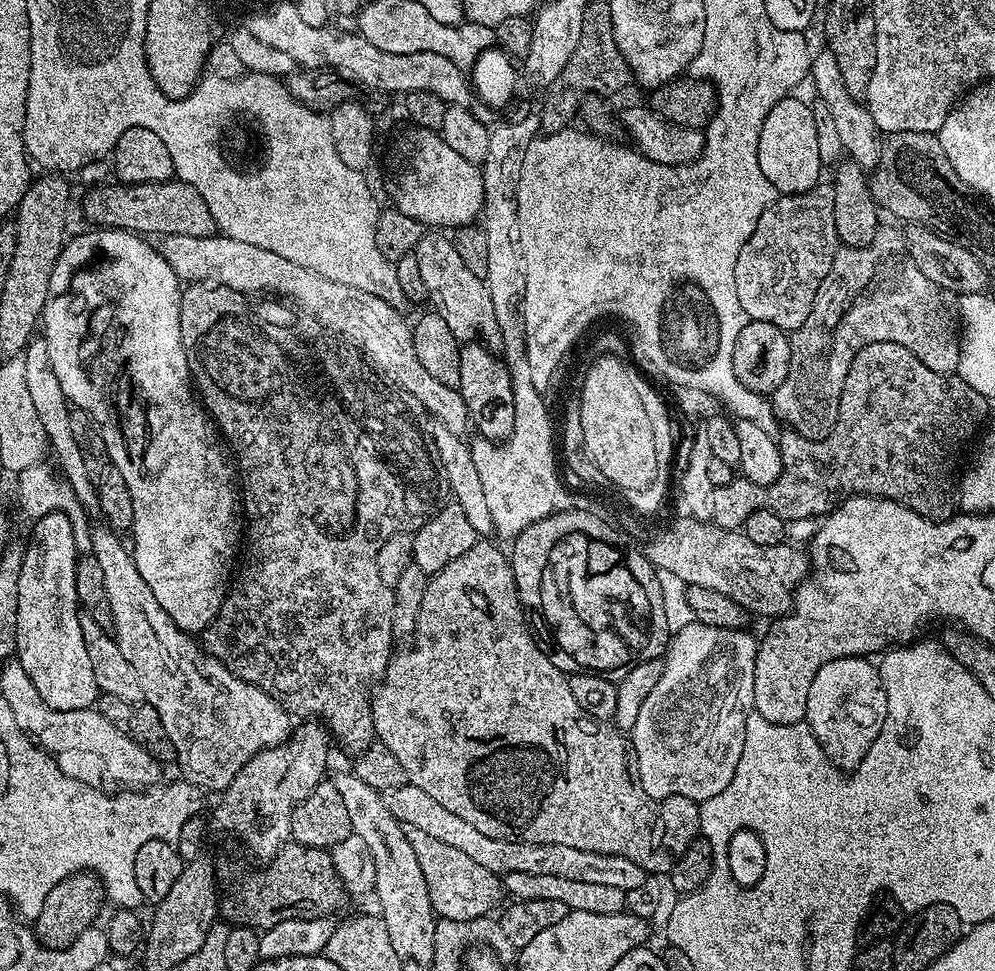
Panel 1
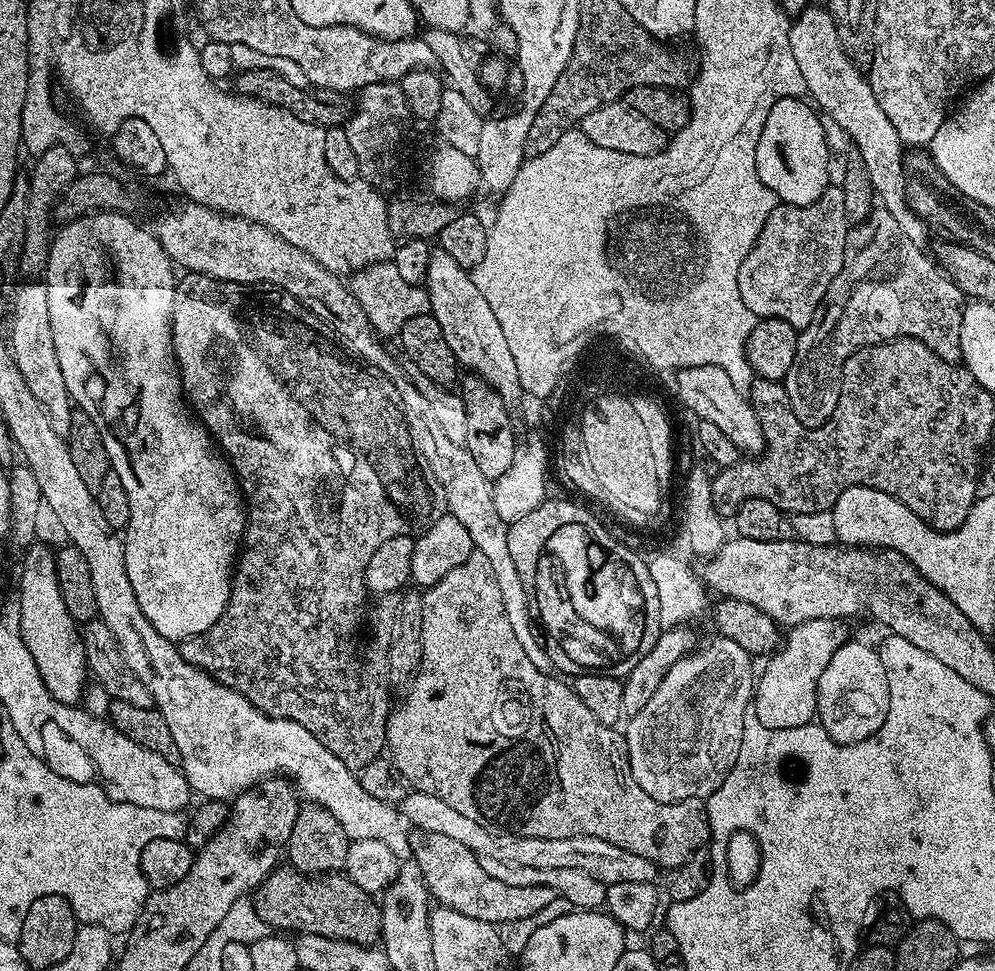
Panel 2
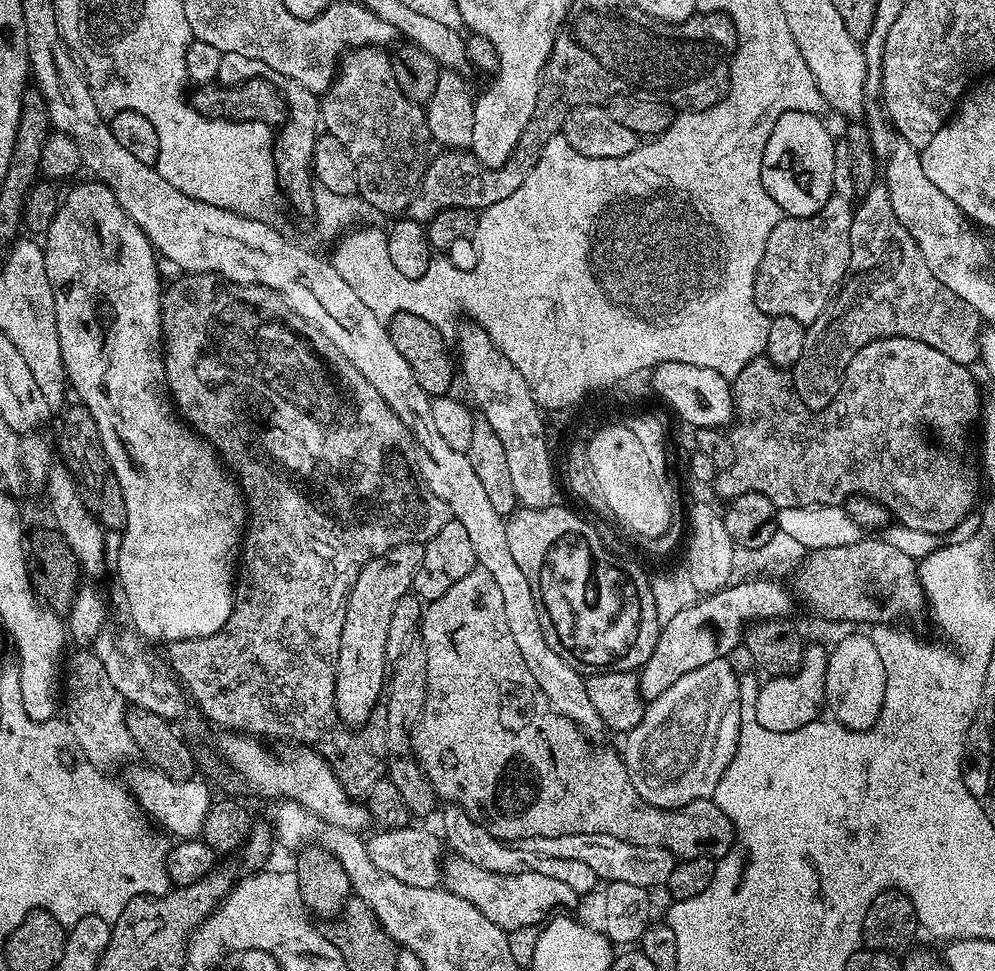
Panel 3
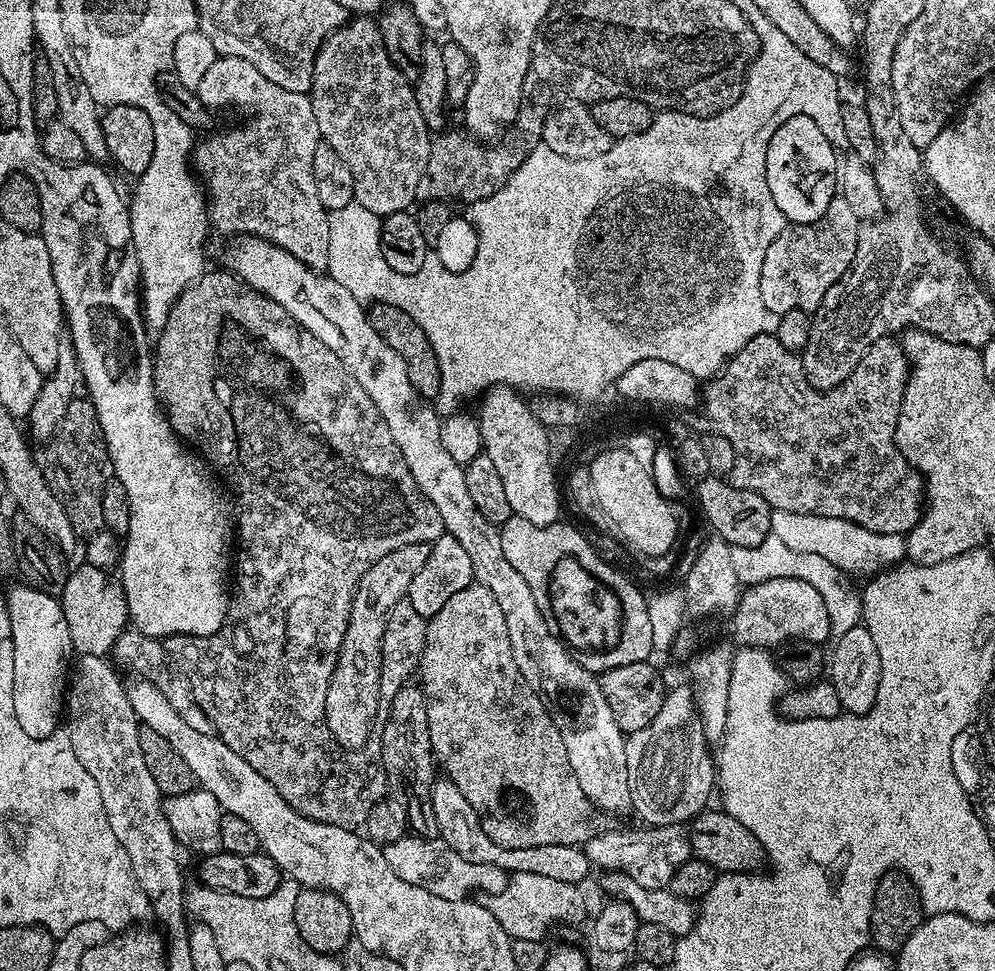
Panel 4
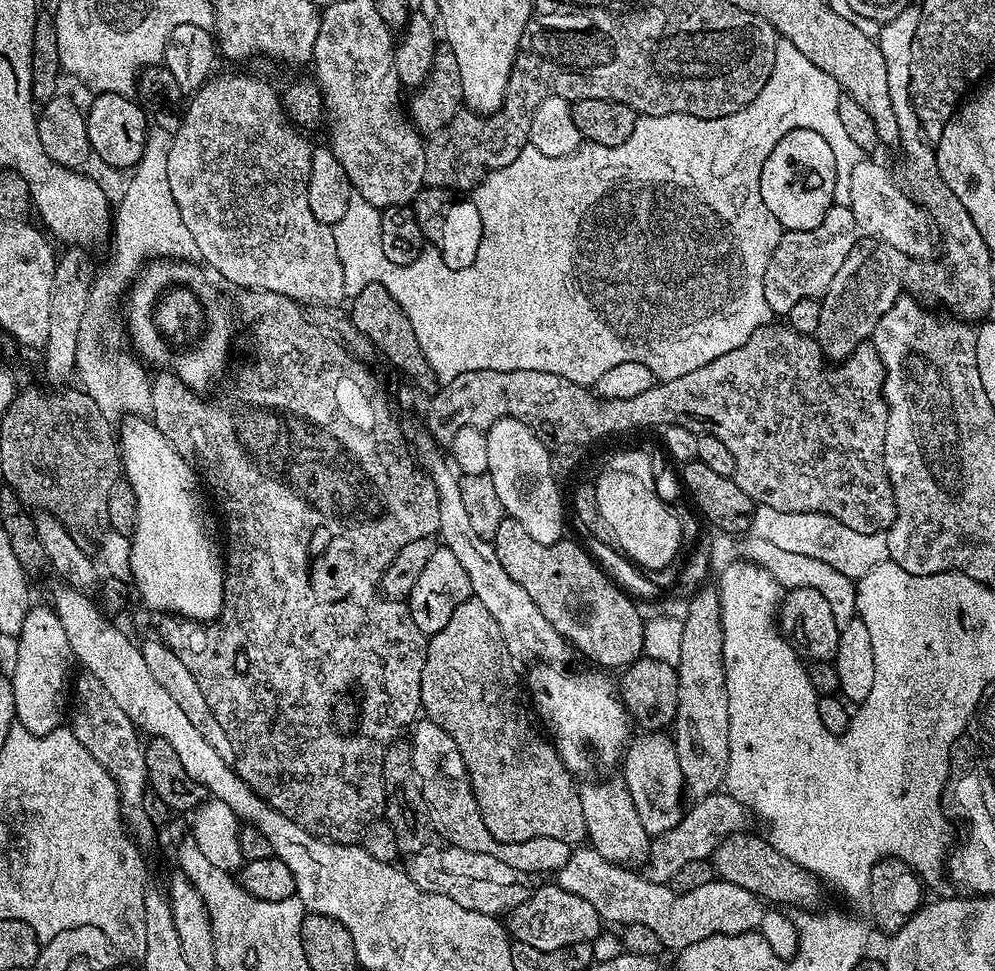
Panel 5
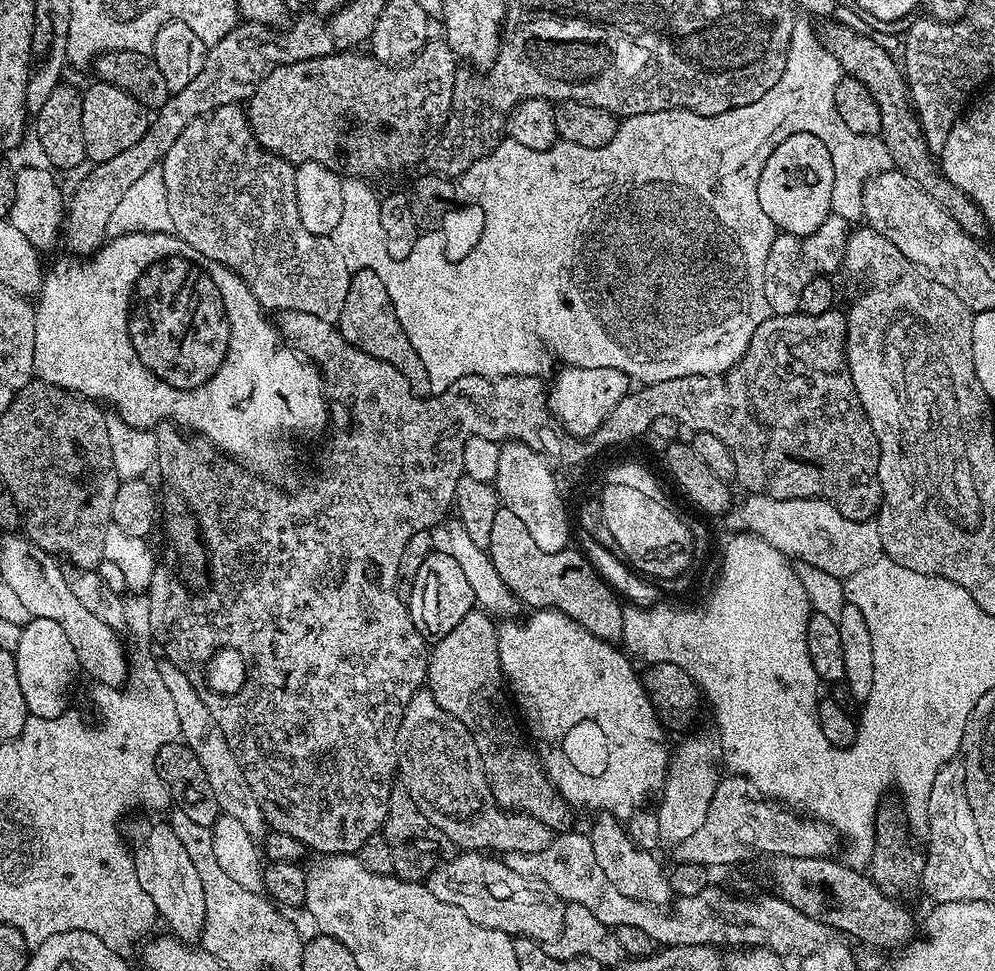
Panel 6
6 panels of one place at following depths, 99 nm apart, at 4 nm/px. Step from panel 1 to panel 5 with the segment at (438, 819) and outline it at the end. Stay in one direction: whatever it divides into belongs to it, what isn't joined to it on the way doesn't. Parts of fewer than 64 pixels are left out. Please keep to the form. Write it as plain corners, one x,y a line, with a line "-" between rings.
724,790
712,792
706,798
695,801
691,806
693,808
689,812
687,809
674,827
649,843
646,875
655,884
671,882
674,874
678,874
678,870
681,866
686,866
686,862
709,859
721,840
725,840
732,832
741,831
747,825
744,823
750,820
748,809

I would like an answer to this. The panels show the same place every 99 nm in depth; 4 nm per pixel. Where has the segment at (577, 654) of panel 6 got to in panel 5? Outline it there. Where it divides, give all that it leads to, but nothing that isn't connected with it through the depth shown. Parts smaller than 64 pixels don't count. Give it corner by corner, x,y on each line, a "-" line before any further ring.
537,663
529,668
532,669
526,672
527,691
528,688
532,691
532,700
541,718
548,723
550,739
568,771
579,774
592,772
596,767
612,768
615,764
617,767
630,740
630,717
620,701
613,677
611,680
608,677
611,675
600,670
564,672
568,670
551,664

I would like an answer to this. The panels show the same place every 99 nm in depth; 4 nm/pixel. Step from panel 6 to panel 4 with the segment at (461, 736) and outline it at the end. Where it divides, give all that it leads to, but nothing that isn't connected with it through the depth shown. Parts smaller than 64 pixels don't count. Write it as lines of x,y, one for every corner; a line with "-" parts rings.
447,778
433,779
430,789
432,794
432,809
436,819
436,832
439,839
445,840
450,846
450,850
458,850
466,862
475,864
485,864
486,866
498,866
503,872
522,874
543,874
546,878
555,878
558,882
570,882
577,886
583,885
583,880
590,873
590,865
583,847
580,846
530,846
529,848
507,848
498,846
482,830
478,814
470,802
466,802
466,797
462,790
452,780

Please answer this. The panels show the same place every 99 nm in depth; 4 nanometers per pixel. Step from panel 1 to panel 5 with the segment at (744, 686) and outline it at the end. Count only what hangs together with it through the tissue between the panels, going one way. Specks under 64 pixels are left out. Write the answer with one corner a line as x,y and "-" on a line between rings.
660,730
648,735
652,736
644,736
641,740
633,739
630,747
623,753
622,779
630,790
630,798
634,798
634,810
638,810
642,826
647,830
649,837
655,838
680,821
682,815
680,803
686,800
686,793
682,766
678,762
673,737

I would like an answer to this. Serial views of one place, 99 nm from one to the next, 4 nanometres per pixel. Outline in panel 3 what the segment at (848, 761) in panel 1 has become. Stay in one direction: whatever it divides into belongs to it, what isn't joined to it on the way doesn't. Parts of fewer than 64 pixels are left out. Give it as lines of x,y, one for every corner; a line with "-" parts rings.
856,630
853,636
844,636
836,645
831,645
828,654
828,669
826,670
826,694
824,703
831,719
842,727
853,732
861,732
867,728
872,728
874,722
879,718
880,711
884,705
884,695
886,694
886,674
884,673
884,663
882,658
878,658
878,650
874,647
871,635

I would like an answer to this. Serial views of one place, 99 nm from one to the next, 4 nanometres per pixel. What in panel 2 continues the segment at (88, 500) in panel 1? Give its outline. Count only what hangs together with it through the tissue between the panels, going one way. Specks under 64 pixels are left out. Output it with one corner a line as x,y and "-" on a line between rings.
24,282
20,289
15,289
12,300
12,340
10,347
30,394
38,398
38,406
46,410
50,426
58,434
67,437
70,430
70,418
74,411
72,395
66,390
66,378
62,378
62,366
58,366
58,354
54,347
54,334
50,330
50,298
46,298
46,286
42,282

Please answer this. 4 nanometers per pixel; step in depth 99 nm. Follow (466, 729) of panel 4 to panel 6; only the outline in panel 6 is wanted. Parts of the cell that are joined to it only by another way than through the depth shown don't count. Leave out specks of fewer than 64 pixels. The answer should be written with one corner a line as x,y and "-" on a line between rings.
483,610
468,612
466,618
462,618
450,634
446,634
446,638
431,645
426,688
432,693
434,702
446,710
446,714
458,718
458,722
472,731
490,790
503,808
530,814
530,818
546,822
546,826
550,826
556,834
573,827
572,805
560,797
544,773
535,747
526,739
517,717
512,717
504,709
506,681
504,671
500,669
498,624
489,613

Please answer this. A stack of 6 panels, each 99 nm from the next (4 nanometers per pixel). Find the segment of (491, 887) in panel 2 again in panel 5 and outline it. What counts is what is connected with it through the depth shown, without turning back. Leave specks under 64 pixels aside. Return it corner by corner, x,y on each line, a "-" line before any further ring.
549,882
533,891
526,902
514,906
507,913
506,927
512,940
521,940
534,946
534,950
562,950
566,946
587,944
596,939
602,931
602,921
598,910
586,902
586,898
578,898
570,890
564,890
560,884

